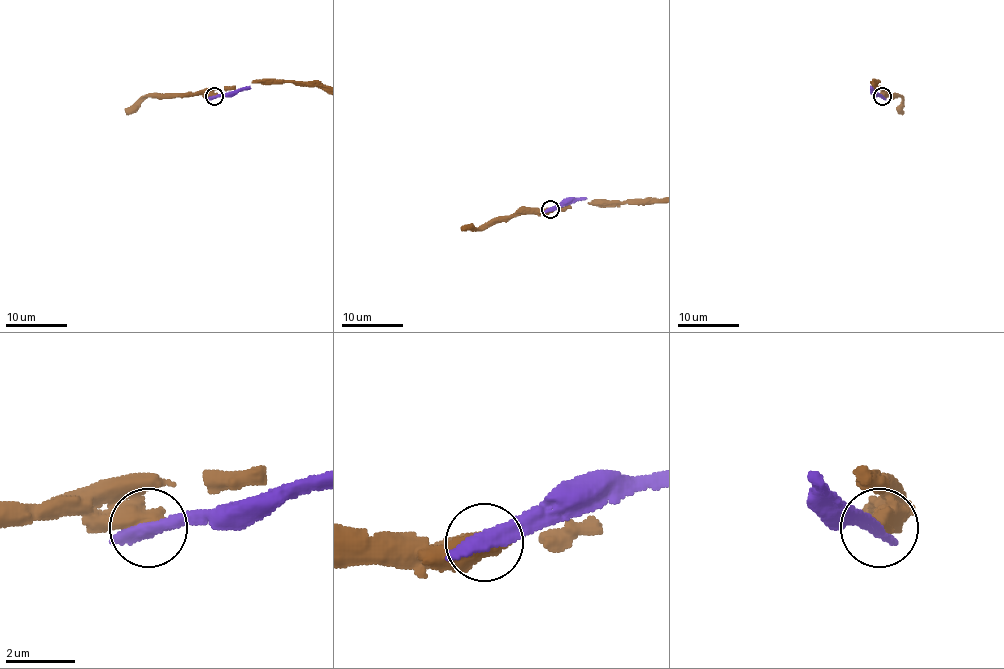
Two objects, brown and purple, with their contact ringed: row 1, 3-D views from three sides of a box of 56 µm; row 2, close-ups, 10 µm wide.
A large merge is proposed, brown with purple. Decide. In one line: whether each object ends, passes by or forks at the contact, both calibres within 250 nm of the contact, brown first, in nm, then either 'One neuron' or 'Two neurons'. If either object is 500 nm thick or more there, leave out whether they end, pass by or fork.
Thickness 650 nm (brown) against 500 nm. Two neurons

